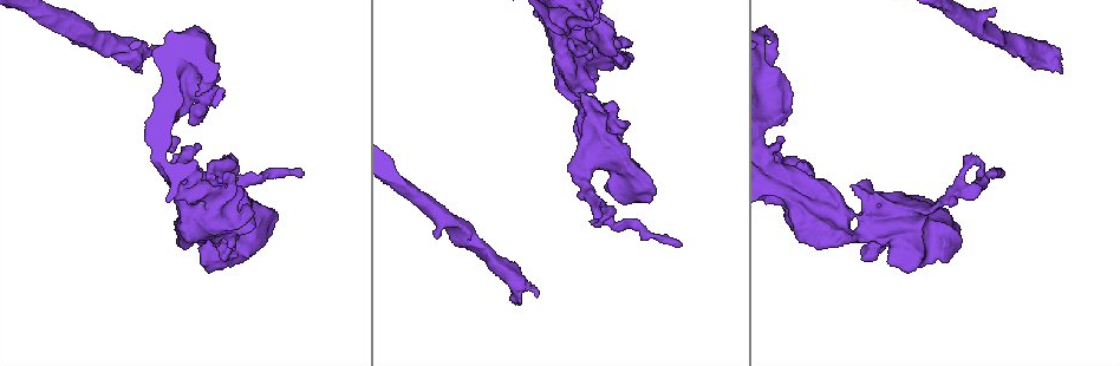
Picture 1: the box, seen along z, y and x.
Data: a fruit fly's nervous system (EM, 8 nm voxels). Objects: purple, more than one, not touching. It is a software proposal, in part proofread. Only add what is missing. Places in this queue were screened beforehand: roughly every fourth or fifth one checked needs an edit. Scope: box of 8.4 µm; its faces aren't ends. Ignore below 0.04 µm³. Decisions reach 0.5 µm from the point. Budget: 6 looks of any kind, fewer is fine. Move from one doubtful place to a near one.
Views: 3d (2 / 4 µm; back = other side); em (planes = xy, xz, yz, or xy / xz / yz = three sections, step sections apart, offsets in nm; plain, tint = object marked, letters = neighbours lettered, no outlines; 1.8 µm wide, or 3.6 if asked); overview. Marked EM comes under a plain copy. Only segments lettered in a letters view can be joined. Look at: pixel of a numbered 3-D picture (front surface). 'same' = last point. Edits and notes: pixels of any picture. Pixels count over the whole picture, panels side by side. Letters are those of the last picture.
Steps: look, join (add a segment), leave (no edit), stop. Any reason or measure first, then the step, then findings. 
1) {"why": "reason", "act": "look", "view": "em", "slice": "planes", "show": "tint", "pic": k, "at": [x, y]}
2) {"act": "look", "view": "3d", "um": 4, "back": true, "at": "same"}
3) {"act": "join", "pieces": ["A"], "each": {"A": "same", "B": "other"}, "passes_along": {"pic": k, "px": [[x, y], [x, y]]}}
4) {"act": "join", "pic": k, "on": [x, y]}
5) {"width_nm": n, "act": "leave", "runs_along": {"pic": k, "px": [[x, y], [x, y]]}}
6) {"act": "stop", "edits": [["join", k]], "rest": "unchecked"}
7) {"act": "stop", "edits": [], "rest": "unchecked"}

{"why": "branch stops here", "act": "look", "view": "3d", "um": 4, "pic": 1, "at": [810, 165]}

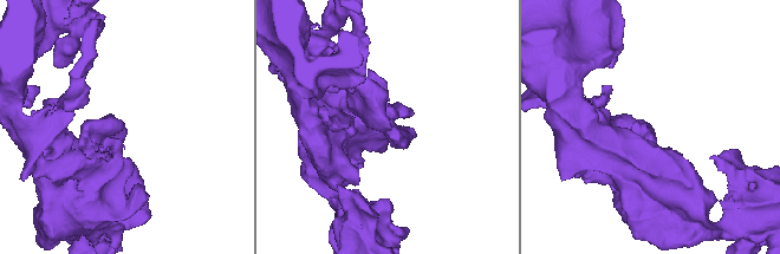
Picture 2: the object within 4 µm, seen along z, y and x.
{"act": "look", "view": "em", "slice": "planes", "show": "letters", "pic": 2, "at": [391, 129]}

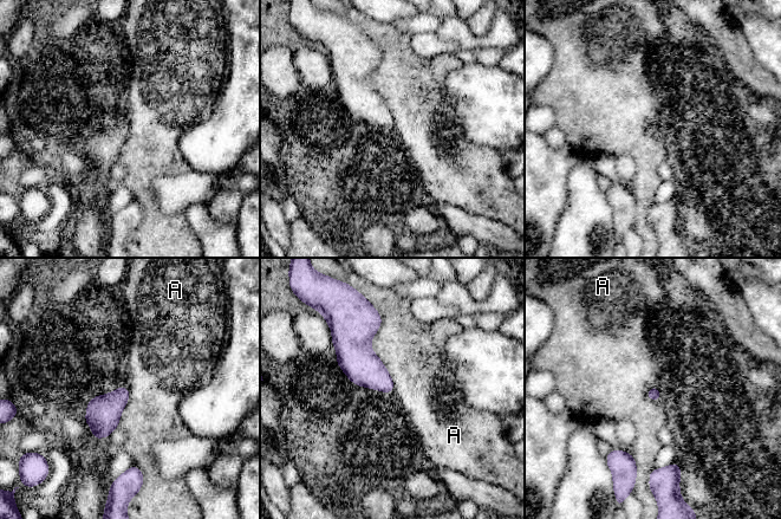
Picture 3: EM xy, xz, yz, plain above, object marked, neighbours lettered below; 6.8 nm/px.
{"act": "leave", "each": {"A": "other"}, "border": {"pic": 3, "px": [[376, 310], [370, 348], [394, 391]]}, "found": "none of them fits"}

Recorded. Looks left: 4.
{"why": "thick end", "act": "look", "view": "em", "slice": "planes", "show": "tint", "pic": 1, "at": [611, 67]}

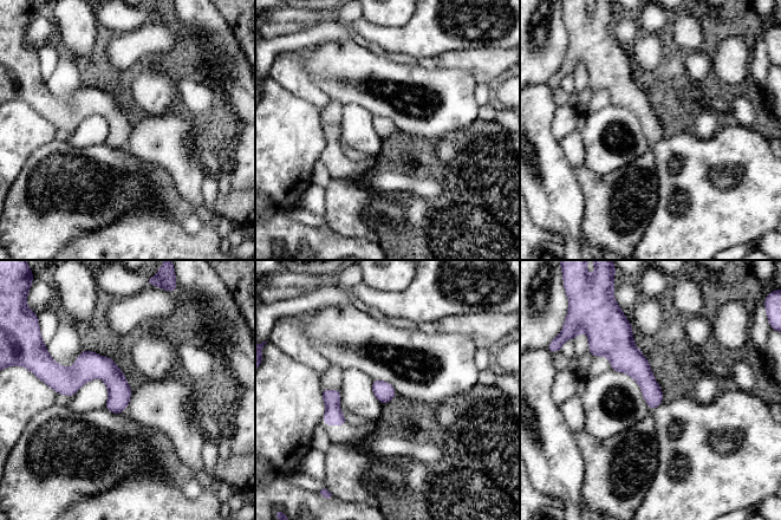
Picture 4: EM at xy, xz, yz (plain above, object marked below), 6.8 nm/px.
{"act": "look", "view": "em", "slice": "planes", "show": "letters", "at": "same"}

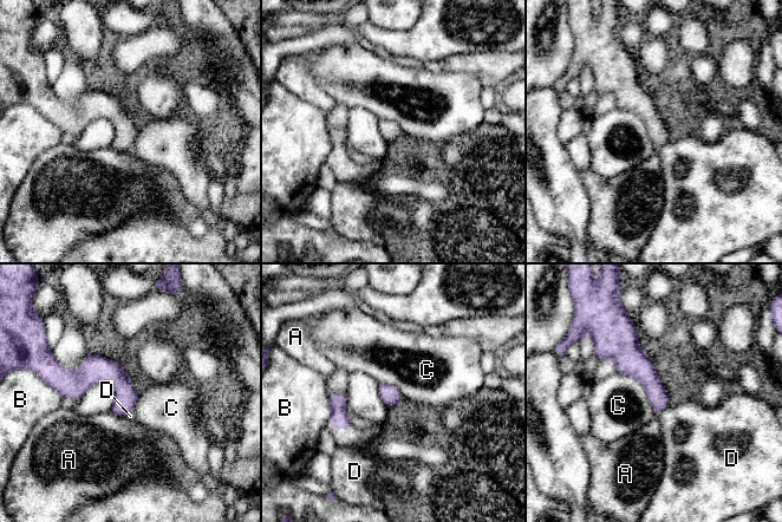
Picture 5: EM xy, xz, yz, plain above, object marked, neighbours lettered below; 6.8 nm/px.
{"act": "leave", "each": {"A": "other", "B": "other", "C": "other", "D": "other"}, "border": {"pic": 5, "px": [[617, 371], [642, 384], [657, 413]]}, "found": "none of them fits"}

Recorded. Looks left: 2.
{"why": "an open end", "act": "look", "view": "em", "slice": "xy", "step": 8, "show": "letters", "pic": 1, "at": [583, 17]}

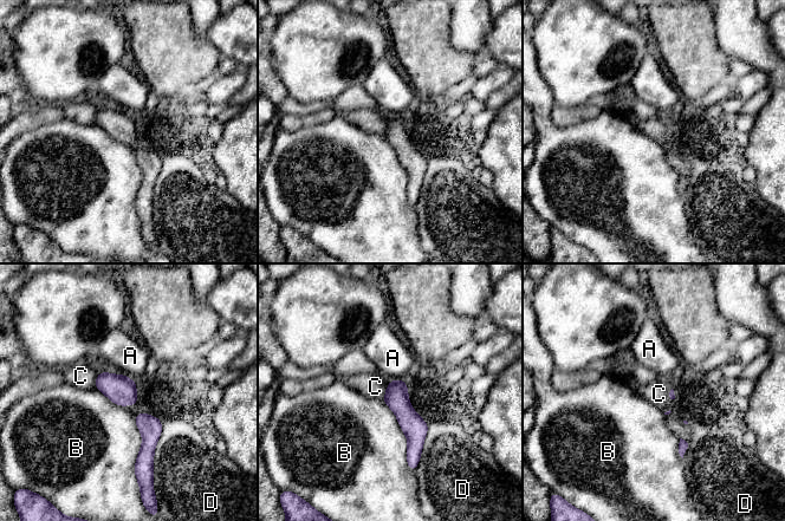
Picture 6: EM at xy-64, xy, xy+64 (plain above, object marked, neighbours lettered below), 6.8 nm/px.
{"why": "cut it another way", "act": "look", "view": "em", "slice": "planes", "show": "letters", "at": "same"}

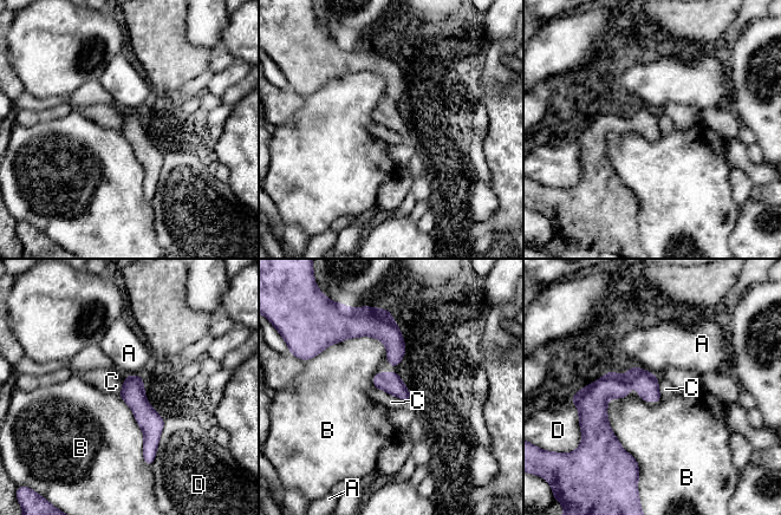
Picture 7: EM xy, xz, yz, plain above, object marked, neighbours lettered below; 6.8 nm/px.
{"act": "leave", "each": {"A": "other", "B": "other", "C": "other", "D": "other"}, "found": "none of them fits"}

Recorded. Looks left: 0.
{"act": "stop", "edits": [], "rest": "unchecked"}

